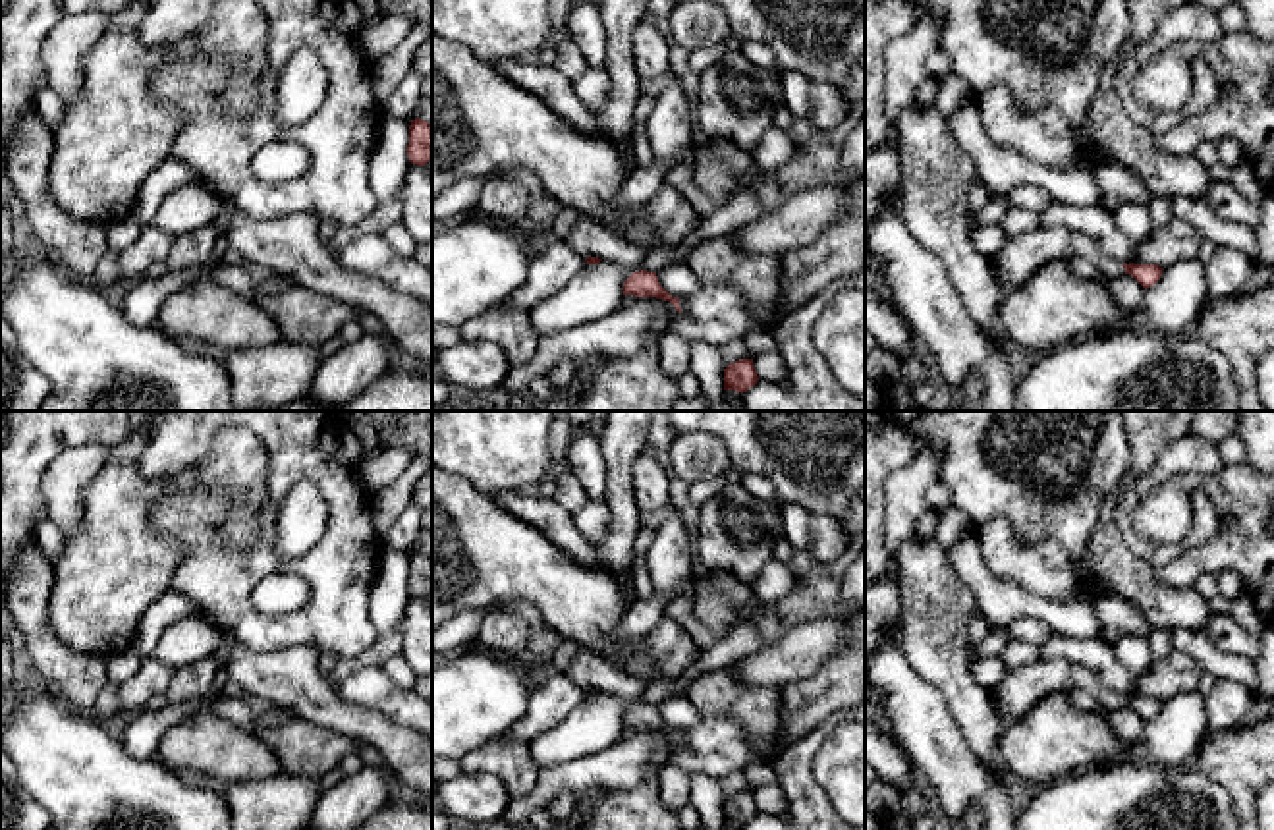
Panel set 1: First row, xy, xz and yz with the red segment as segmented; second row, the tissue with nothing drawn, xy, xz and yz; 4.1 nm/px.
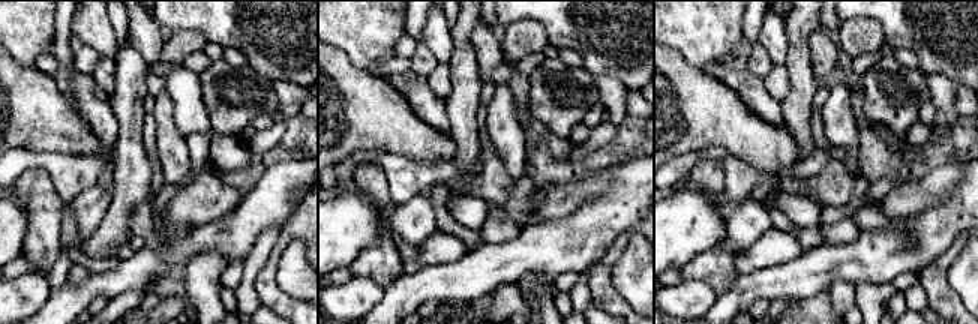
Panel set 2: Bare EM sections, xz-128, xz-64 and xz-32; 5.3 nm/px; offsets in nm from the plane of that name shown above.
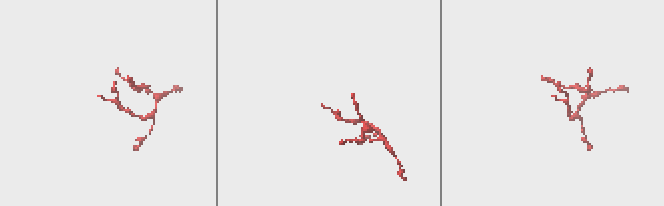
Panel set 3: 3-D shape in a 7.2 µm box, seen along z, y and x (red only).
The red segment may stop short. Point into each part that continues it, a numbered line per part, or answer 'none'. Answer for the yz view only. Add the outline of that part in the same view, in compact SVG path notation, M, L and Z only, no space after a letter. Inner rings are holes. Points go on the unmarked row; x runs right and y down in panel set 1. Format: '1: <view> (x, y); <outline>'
1: yz (1020, 688); M1050 658L1006 670L994 691L994 712L1000 724L1008 728L1048 691L1069 693L1073 689L1089 691L1106 710L1125 706L1123 695L1104 687L1091 668L1062 658Z

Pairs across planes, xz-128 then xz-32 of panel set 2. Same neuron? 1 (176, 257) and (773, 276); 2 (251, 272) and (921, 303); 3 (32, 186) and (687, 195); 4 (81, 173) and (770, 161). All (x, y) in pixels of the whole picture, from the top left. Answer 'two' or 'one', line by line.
1: one
2: one
3: two
4: two

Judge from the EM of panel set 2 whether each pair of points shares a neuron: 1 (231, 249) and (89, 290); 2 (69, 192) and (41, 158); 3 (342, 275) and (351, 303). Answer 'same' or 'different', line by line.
1: same
2: same
3: different

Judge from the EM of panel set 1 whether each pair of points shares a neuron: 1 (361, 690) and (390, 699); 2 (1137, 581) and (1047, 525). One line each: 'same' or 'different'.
1: same
2: different

